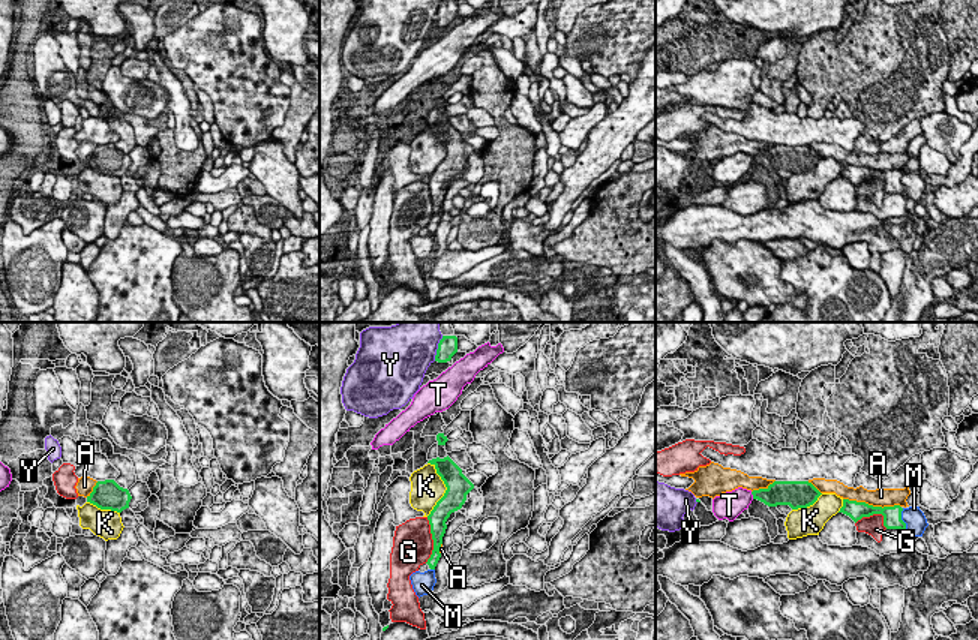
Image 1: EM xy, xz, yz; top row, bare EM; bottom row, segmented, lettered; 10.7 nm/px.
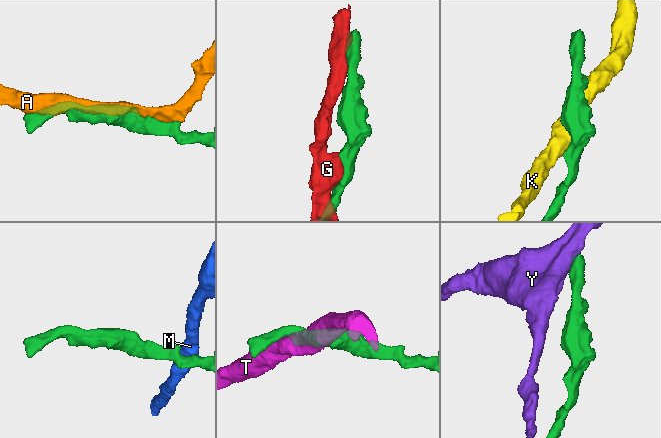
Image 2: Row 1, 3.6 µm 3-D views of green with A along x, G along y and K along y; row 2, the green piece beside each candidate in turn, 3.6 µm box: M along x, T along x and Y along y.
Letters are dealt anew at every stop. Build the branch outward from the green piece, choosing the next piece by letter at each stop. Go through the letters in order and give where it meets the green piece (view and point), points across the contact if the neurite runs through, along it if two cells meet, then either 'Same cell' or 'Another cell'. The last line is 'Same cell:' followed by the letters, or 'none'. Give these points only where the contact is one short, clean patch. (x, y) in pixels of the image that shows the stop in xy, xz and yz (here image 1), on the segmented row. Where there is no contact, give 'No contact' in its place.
A: Touches green at yz (872, 505). Another cell
G: Touches green at xz (432, 538). Another cell
K: Touches green at xz (447, 489). Another cell
M: Touches green at yz (902, 520). Boundary: yz (902, 508), (905, 531). Another cell
T: Touches green at yz (752, 493). Another cell
Y: Touches green at xz (438, 348). Boundary: xz (443, 336), (434, 360). Another cell
Same cell: none

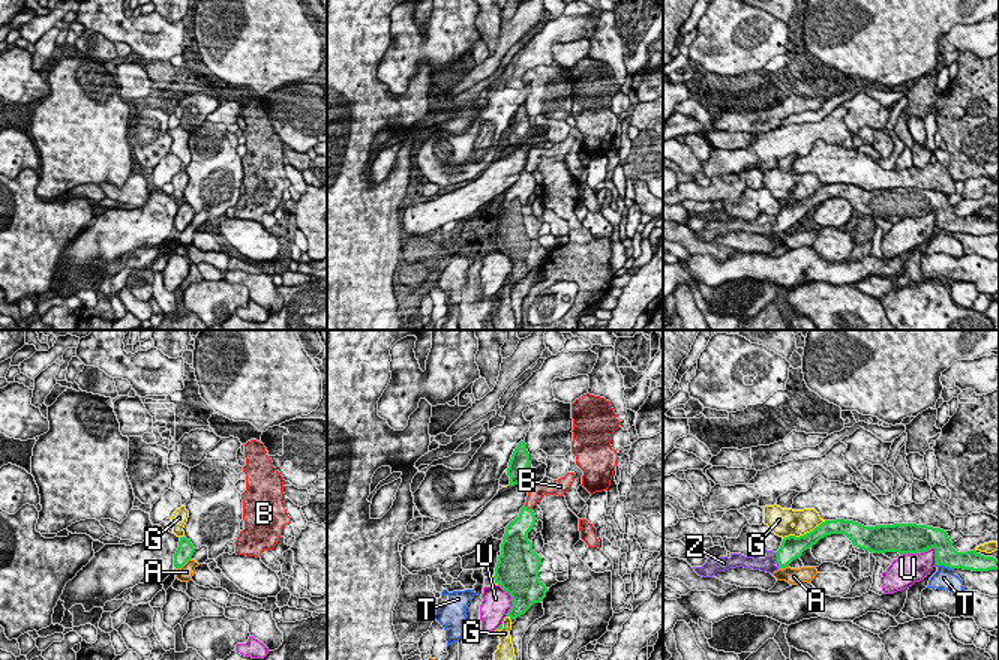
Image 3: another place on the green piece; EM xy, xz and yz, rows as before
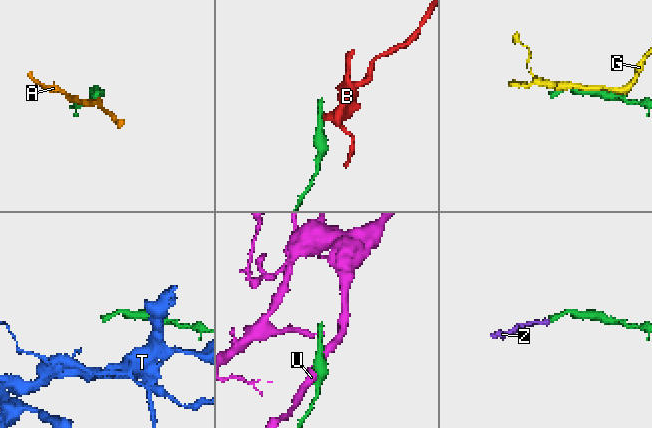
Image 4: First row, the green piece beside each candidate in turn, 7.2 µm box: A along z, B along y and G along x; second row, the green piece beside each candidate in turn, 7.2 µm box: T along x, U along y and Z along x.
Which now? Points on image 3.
A: Touches green at xy (183, 564). Boundary: xy (191, 558), (177, 569). Another cell
B: Touches green at xz (527, 507). Boundary: xz (525, 504), (531, 509). Another cell
G: Touches green at yz (804, 534). Another cell
T: Touches green at yz (945, 566). Boundary: yz (936, 564), (944, 564), (953, 570). Another cell
U: Touches green at yz (926, 549). Another cell
Z: Touches green at yz (777, 560). Path across: yz (792, 548), (777, 560), (765, 560). Same cell
Same cell: Z

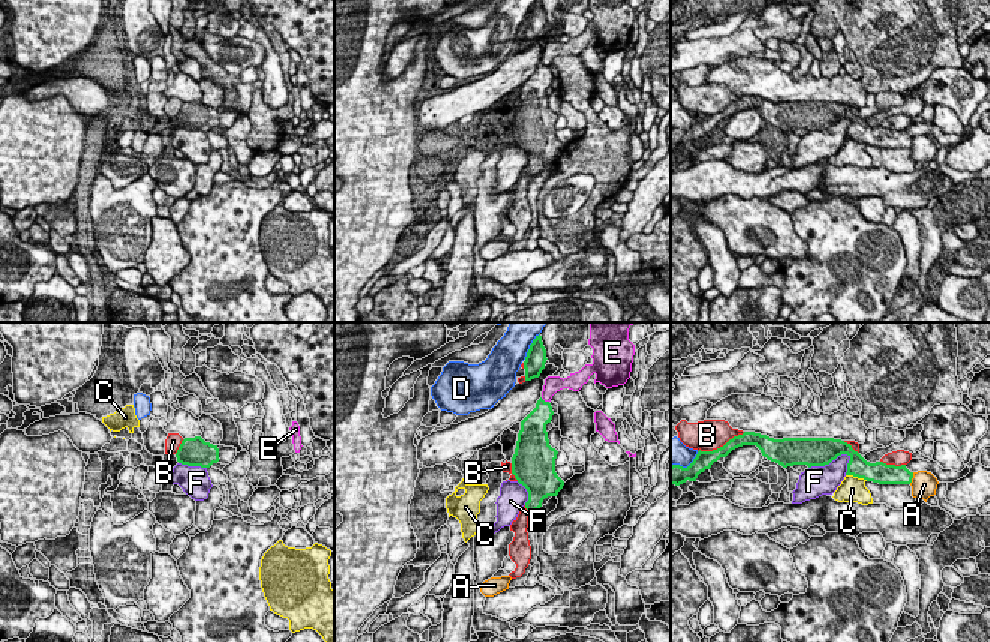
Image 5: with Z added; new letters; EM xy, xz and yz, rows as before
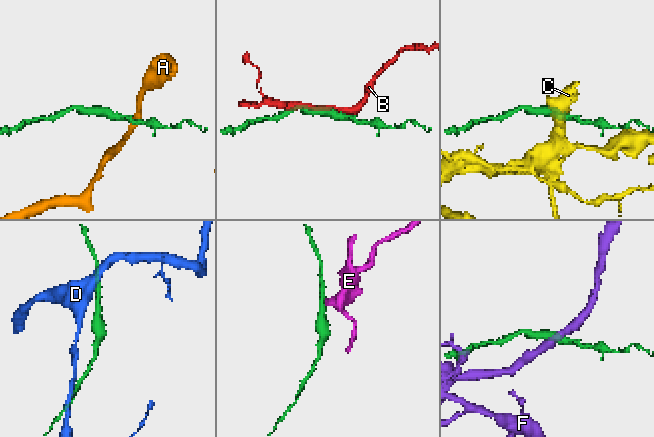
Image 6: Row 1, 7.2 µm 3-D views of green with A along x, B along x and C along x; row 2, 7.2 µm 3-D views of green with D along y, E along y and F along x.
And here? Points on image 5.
A: Touches green at yz (912, 477). Boundary: yz (914, 473), (909, 483). Another cell
B: Touches green at yz (720, 447). Another cell
C: Touches green at yz (857, 476). Boundary: yz (846, 474), (867, 480). Another cell
D: Touches green at yz (687, 467). Another cell
E: Touches green at xz (543, 401). Boundary: xz (540, 398), (548, 402). Another cell
F: Touches green at yz (830, 462). Another cell
Same cell: none

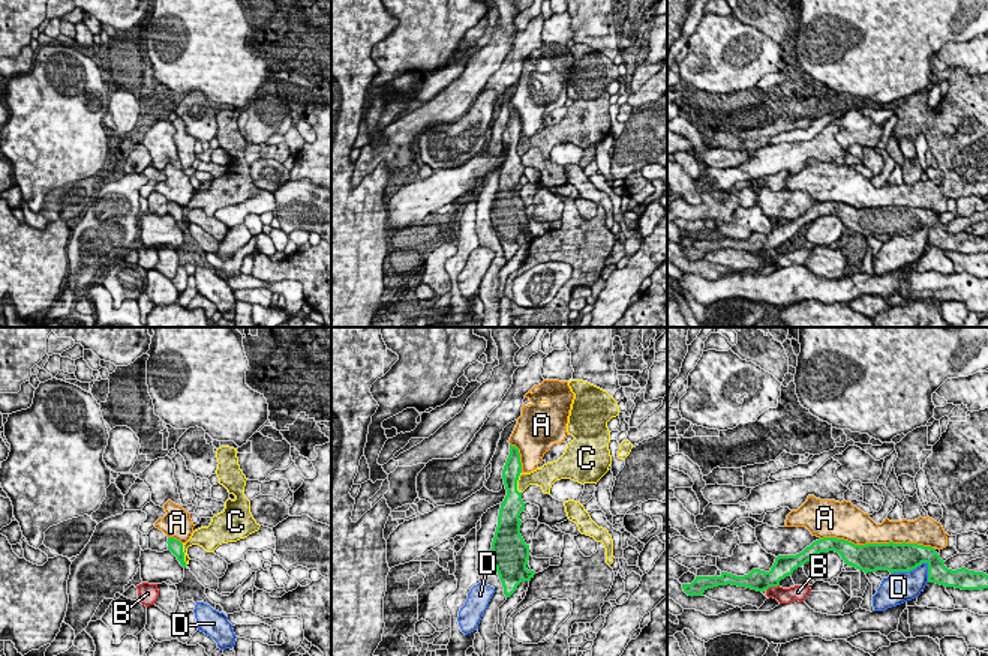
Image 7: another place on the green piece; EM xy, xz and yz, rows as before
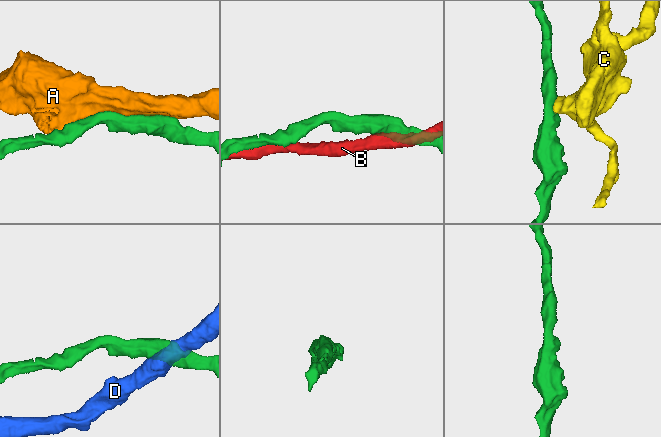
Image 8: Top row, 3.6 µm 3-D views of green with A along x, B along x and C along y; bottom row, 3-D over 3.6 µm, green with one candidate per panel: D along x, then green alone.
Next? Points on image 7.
A: Touches green at yz (877, 544). Another cell
B: Touches green at yz (772, 586). Another cell
C: Touches green at xz (516, 482). Boundary: xz (520, 472), (517, 481), (519, 493). Another cell
D: Touches green at yz (909, 571). Another cell
Same cell: none

